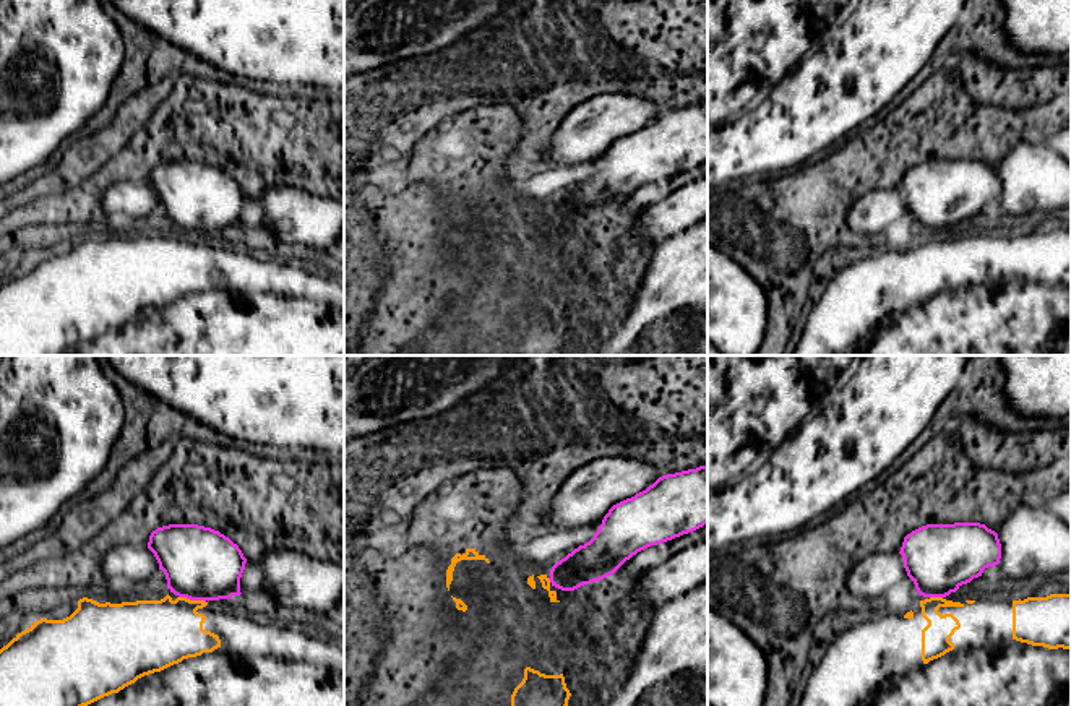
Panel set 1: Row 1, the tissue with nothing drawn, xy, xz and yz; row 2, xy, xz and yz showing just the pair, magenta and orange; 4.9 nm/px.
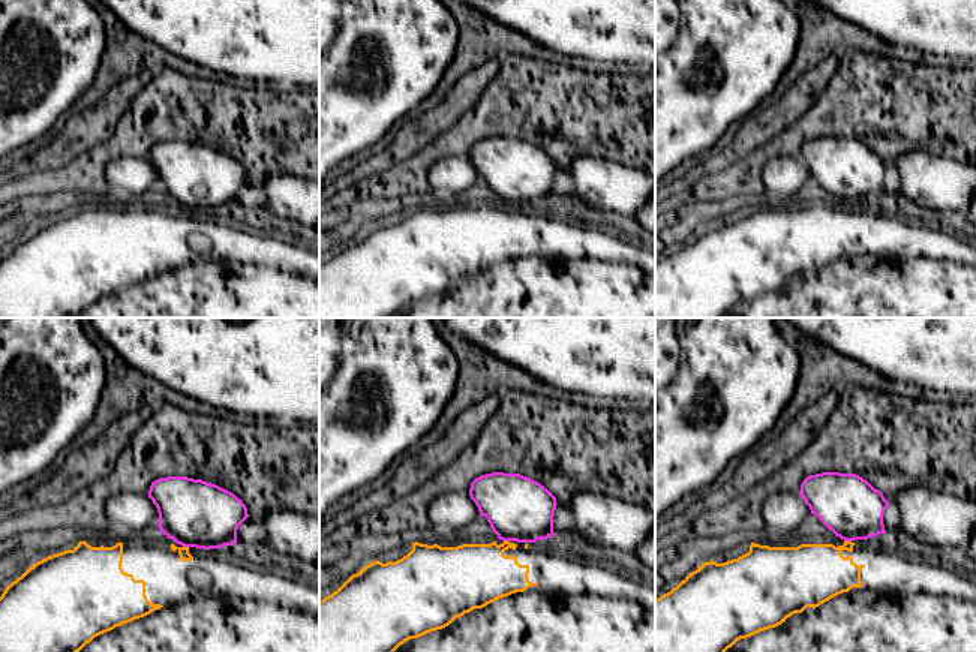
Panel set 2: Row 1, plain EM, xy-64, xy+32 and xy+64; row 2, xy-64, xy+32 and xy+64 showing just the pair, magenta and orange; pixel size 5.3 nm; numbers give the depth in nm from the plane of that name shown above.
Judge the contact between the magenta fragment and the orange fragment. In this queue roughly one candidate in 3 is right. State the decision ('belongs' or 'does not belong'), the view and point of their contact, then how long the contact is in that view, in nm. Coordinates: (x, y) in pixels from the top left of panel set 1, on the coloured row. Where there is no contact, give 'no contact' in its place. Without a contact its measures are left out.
does not belong; meets magenta in xy at (192, 599); contact 140 nm long

